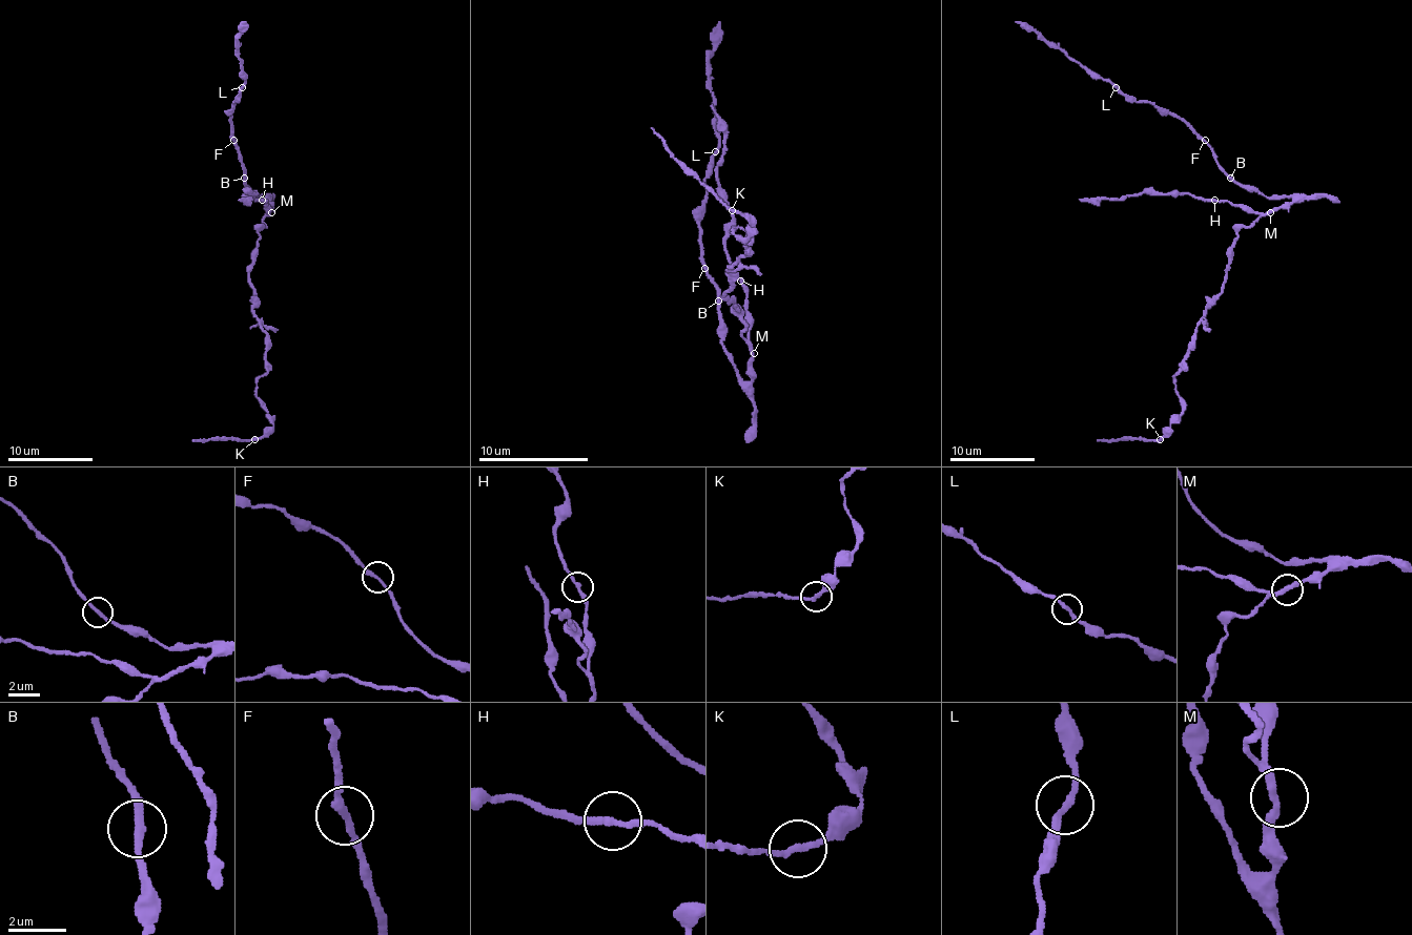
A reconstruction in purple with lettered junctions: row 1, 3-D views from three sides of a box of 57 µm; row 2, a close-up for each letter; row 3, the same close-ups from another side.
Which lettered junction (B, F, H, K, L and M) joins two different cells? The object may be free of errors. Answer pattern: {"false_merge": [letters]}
{"false_merge": []}

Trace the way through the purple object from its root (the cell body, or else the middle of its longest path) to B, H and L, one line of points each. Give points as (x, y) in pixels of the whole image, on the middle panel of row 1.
B: (751, 350), (751, 378), (742, 380), (723, 345), (723, 319), (718, 312), (718, 300)
H: (751, 350), (749, 300), (745, 287), (740, 282)
L: (751, 350), (751, 378), (742, 380), (723, 345), (718, 287), (701, 256), (698, 207), (715, 151)

